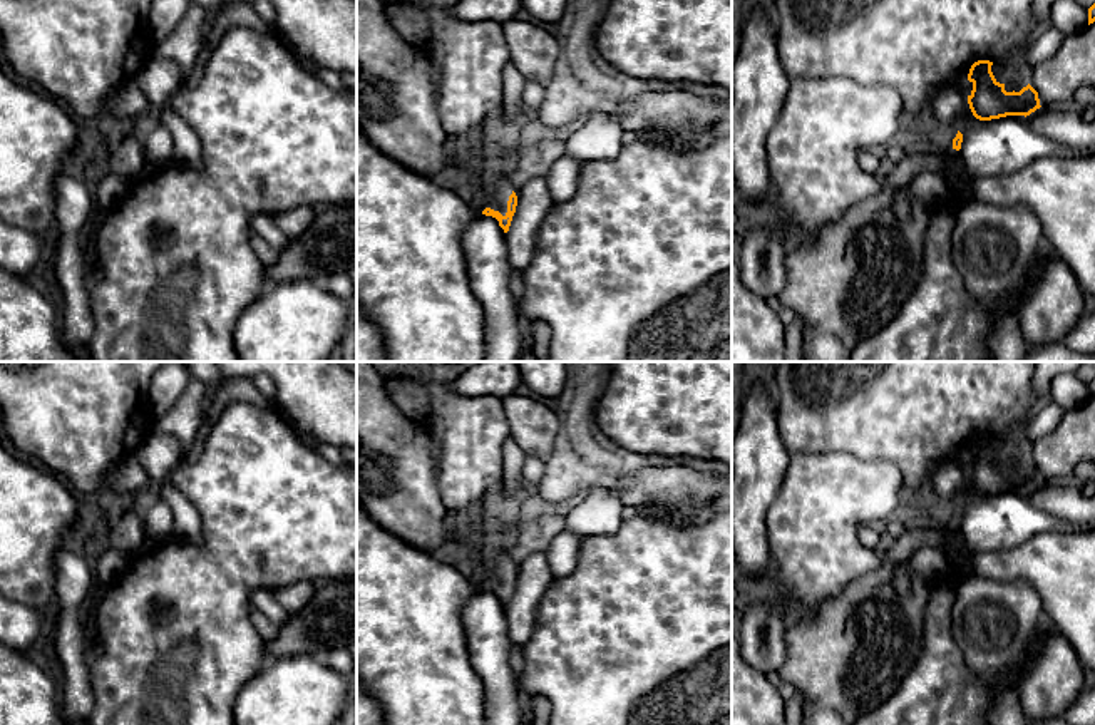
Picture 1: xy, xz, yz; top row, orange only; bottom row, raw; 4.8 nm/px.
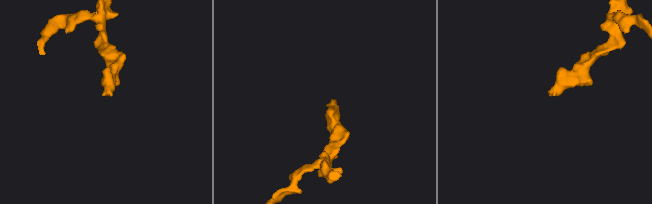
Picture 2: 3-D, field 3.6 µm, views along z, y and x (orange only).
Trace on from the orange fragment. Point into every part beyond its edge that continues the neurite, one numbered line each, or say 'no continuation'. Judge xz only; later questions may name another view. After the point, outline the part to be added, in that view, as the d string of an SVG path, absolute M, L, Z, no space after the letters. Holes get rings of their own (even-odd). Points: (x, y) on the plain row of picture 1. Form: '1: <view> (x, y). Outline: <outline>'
1: xz (498, 551). Outline: M487 541L487 558L492 563L492 578L489 583L506 591L507 576L512 569L509 544L504 541Z

